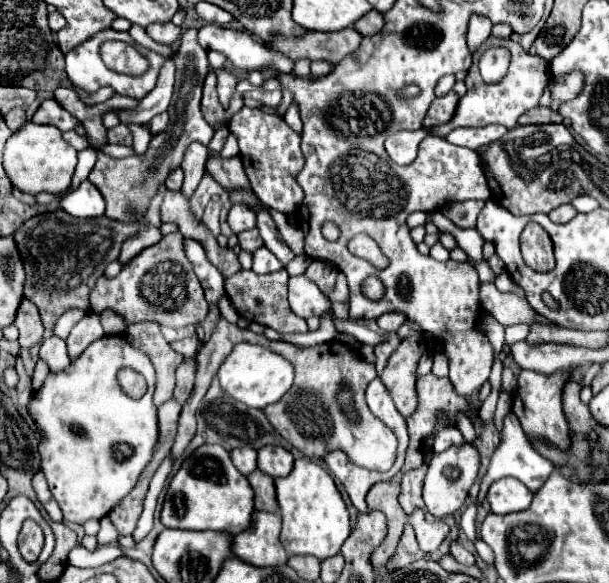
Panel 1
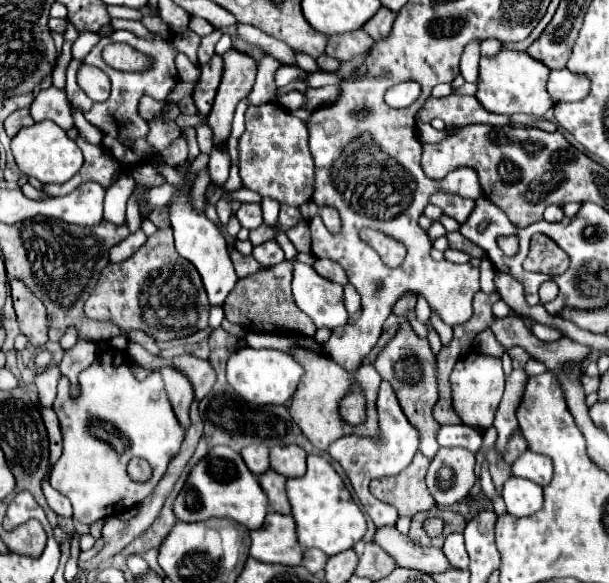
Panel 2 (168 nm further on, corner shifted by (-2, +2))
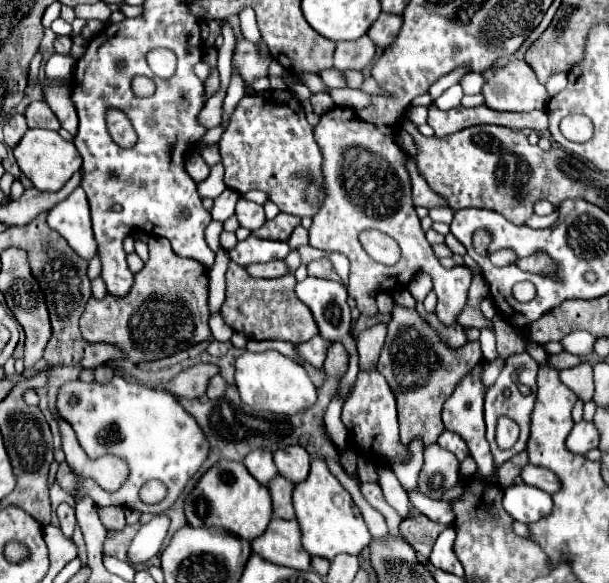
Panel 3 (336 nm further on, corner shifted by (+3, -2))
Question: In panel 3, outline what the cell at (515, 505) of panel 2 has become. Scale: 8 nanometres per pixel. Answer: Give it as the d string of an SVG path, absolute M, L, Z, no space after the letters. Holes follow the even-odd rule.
M525 483L507 487L503 493L505 493L505 497L503 497L505 511L515 521L521 521L527 525L547 517L553 509L553 499L549 493L535 489L535 487L529 487Z

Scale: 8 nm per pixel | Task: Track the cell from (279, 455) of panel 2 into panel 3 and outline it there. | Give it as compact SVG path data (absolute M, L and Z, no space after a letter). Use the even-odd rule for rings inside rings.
M291 445L285 449L277 449L275 455L275 465L279 469L279 475L287 477L293 483L305 481L309 475L309 453L301 445Z

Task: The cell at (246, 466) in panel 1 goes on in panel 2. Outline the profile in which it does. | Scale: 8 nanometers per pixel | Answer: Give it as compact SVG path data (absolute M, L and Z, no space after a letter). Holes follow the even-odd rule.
M248 445L248 447L242 449L240 455L242 455L246 467L248 467L254 475L260 475L260 473L264 473L264 471L270 467L268 447L266 447L266 445Z

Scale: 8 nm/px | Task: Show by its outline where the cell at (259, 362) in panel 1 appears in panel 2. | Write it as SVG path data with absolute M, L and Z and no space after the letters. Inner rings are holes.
M244 347L230 355L226 365L226 379L236 395L254 405L284 405L294 395L304 369L288 353L278 349Z

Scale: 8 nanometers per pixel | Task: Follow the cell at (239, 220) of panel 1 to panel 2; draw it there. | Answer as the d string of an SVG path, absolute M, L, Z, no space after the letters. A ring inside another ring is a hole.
M242 203L236 211L236 217L244 229L256 229L262 223L262 209L256 203Z

